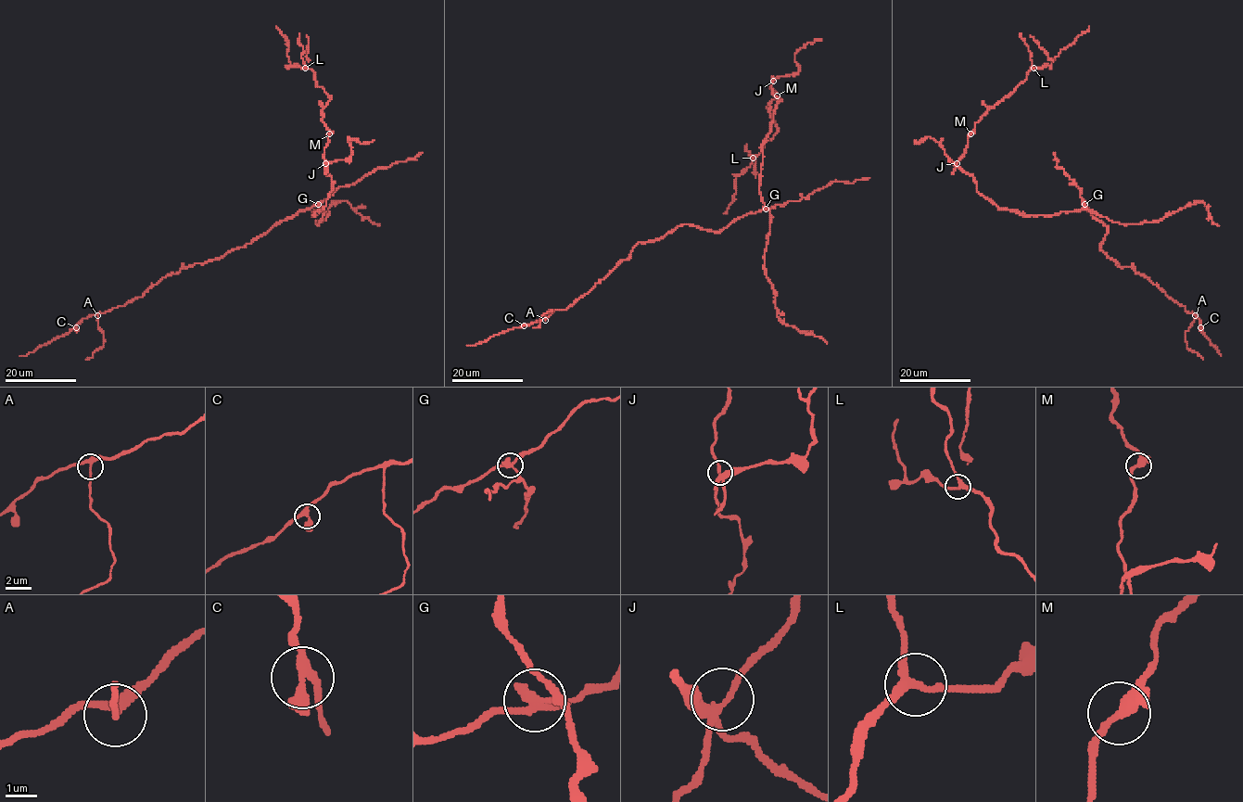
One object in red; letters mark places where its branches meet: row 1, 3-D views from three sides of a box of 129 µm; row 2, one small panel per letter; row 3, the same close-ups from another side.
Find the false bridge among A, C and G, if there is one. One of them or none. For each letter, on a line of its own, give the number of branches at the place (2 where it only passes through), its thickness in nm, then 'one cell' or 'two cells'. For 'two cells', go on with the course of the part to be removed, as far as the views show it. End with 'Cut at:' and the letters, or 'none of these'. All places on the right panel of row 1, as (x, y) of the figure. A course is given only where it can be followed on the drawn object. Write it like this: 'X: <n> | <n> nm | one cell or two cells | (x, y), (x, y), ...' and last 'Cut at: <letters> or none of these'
A: 3 | 240 nm | one cell
C: 3 | 300 nm | one cell
G: 3 | 280 nm | two cells | (1084, 205), (1049, 215), (999, 210), (957, 163), (981, 118), (1031, 70), (1051, 65), (1089, 26)
Cut at: G

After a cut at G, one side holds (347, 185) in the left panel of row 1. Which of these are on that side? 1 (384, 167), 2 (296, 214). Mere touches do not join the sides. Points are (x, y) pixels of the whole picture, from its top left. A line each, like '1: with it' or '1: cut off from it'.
1: with it
2: with it

